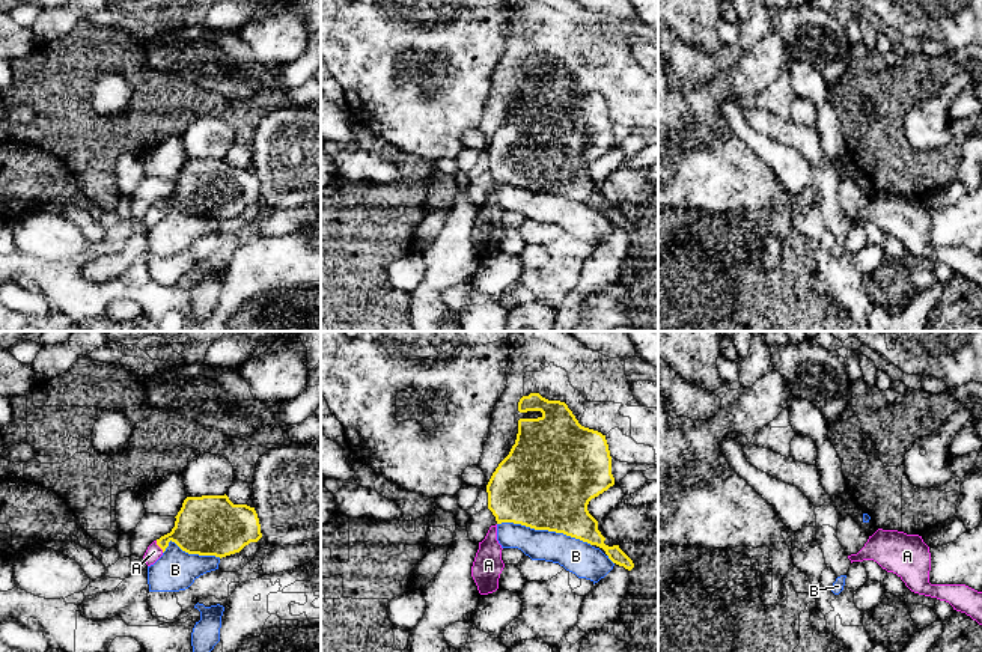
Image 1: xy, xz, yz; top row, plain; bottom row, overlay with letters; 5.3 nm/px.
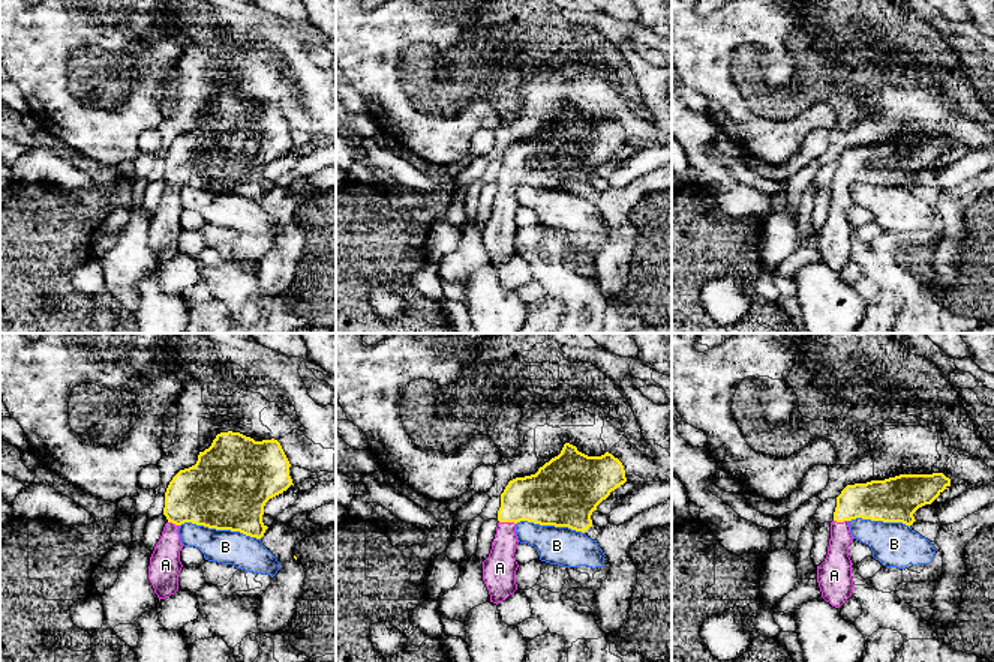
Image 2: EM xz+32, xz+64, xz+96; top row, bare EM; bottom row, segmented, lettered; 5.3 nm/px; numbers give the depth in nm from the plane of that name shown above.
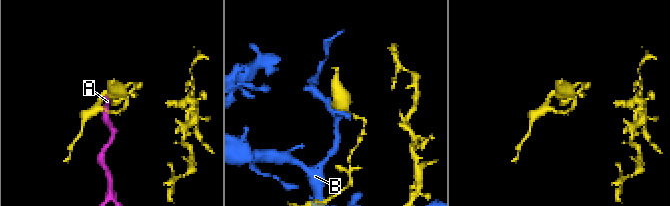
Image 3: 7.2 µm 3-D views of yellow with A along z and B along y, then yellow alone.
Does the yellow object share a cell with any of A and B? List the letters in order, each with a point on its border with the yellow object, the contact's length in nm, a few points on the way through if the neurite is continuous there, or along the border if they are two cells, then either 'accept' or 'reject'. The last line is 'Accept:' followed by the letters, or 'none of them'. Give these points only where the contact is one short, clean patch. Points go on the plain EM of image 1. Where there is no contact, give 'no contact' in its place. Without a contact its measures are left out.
A: contact xy (158, 208); length 80 nm; way xy (201, 190), (158, 208), (154, 214); accept
B: contact xz (544, 191); length 500 nm; reject
Accept: A

